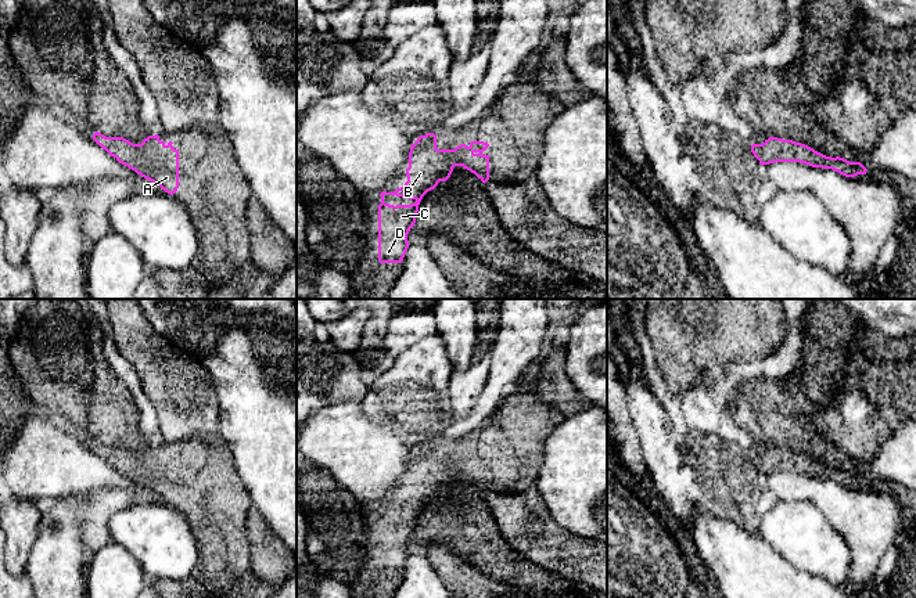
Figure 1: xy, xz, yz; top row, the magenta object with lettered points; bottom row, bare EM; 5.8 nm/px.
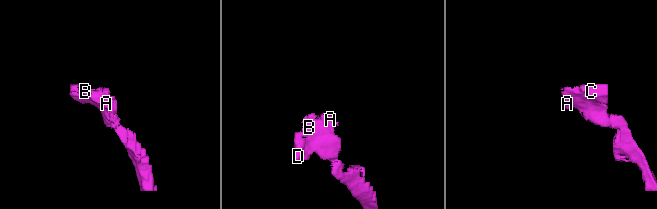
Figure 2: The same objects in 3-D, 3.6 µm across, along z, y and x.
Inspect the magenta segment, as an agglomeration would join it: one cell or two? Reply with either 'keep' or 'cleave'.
keep

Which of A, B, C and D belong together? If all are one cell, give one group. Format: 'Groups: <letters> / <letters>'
Groups: A B C D

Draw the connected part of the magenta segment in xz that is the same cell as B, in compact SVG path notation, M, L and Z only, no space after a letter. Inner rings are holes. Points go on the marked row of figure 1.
M420 136L410 147L407 181L394 192L382 191L378 205L378 262L402 263L409 248L407 234L416 223L419 205L423 197L434 190L439 181L446 181L455 166L463 166L482 183L489 180L489 155L482 152L489 147L484 141L471 141L455 150L438 150L437 136ZM384 195L396 195L414 199L412 205L389 205Z

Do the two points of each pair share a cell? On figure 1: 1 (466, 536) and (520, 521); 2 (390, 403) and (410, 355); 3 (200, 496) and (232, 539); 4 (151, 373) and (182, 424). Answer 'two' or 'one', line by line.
1: two
2: one
3: one
4: one

